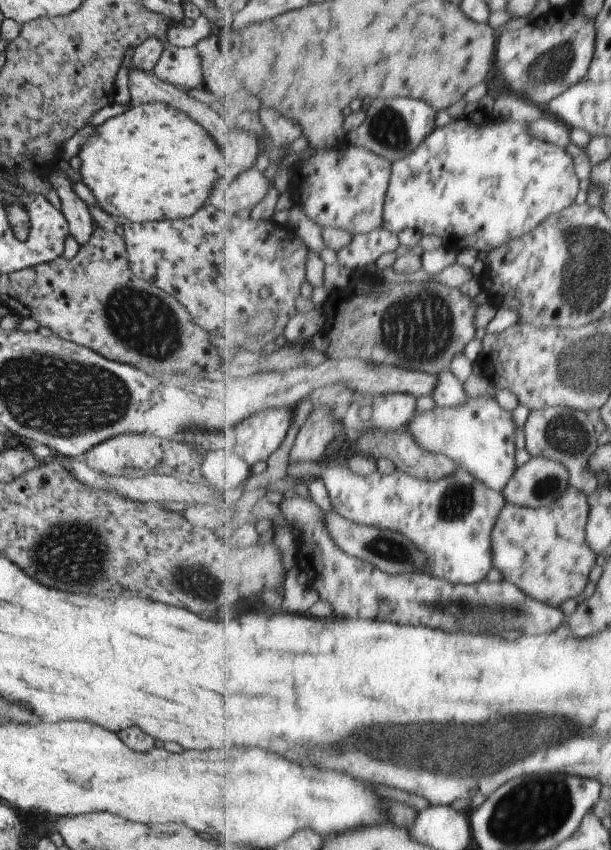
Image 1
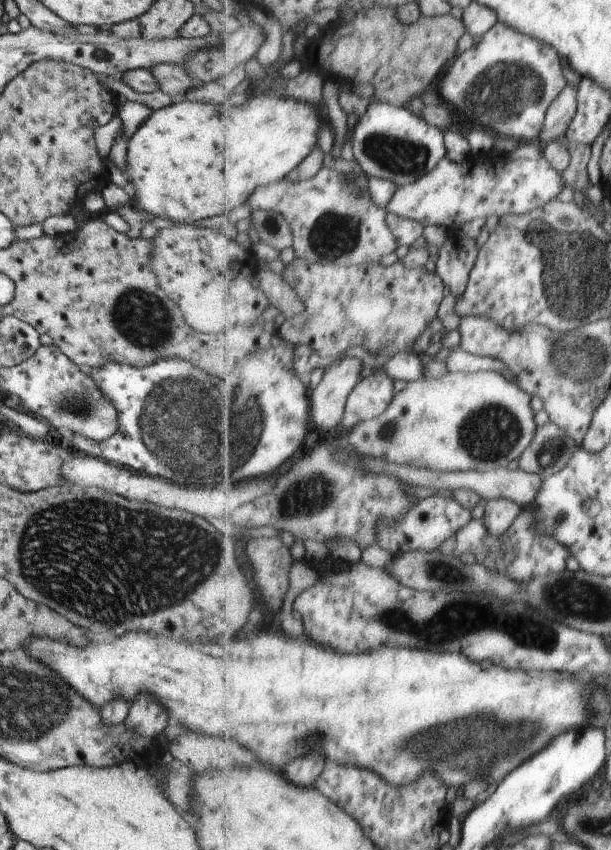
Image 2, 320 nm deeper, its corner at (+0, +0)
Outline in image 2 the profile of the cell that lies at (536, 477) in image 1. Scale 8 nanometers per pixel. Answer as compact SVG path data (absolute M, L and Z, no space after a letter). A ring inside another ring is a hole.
M496 499L486 504L482 520L492 535L503 537L523 511L524 507L513 500Z

